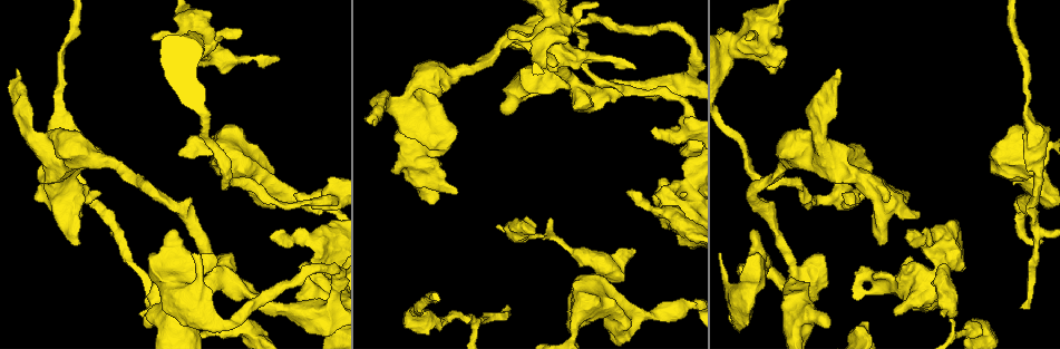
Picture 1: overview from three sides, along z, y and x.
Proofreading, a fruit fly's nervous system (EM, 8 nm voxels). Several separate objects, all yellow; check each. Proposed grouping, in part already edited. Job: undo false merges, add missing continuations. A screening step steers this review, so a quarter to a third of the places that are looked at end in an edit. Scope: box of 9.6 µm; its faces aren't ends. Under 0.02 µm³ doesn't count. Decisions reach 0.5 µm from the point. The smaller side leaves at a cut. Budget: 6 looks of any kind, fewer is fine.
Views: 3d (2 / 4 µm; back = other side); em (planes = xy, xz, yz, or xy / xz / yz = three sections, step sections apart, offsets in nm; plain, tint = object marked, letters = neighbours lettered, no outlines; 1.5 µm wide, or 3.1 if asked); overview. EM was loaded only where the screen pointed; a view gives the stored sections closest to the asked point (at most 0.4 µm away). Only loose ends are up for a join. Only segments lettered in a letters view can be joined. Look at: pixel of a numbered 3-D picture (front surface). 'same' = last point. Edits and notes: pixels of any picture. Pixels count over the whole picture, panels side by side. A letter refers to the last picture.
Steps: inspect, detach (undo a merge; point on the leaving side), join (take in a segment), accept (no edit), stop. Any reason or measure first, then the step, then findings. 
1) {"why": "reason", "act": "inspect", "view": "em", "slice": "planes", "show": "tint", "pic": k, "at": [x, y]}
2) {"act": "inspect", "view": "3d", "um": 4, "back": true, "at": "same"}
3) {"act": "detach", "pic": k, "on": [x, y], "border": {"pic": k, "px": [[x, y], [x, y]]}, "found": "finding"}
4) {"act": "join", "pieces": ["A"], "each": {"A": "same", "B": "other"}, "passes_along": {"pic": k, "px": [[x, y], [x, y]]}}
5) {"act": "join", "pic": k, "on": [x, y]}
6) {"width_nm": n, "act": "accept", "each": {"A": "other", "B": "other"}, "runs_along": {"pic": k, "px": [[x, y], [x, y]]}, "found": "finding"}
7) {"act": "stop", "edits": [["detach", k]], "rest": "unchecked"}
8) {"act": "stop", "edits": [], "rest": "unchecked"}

{"why": "an open end", "act": "inspect", "view": "em", "slice": "yz", "step": 8, "show": "letters", "pic": 1, "at": [152, 36]}

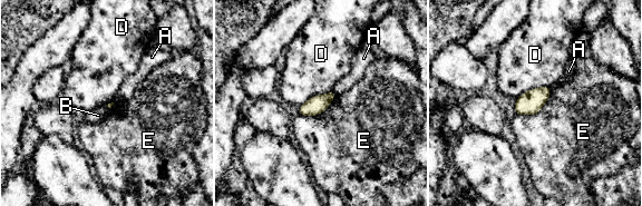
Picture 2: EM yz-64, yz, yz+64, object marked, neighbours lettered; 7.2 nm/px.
{"longest_contact_nm": ["E", 320], "act": "accept", "each": {"A": "other", "B": "other", "D": "other", "E": "other"}, "border": {"pic": 2, "px": [[550, 87], [534, 87], [515, 99]]}, "found": "no lettered segment goes on from it"}

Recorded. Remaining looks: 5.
{"why": "an open end", "act": "inspect", "view": "em", "slice": "xz", "step": 4, "show": "letters", "pic": 1, "at": [940, 314]}

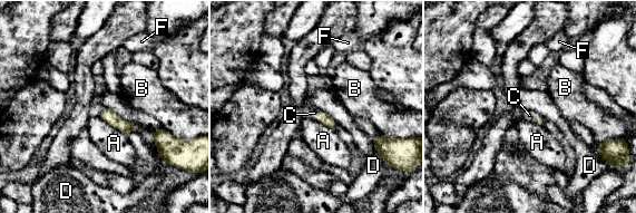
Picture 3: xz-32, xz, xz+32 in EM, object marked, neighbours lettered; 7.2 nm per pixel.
{"why": "another direction", "act": "inspect", "view": "em", "slice": "planes", "show": "letters", "at": "same"}

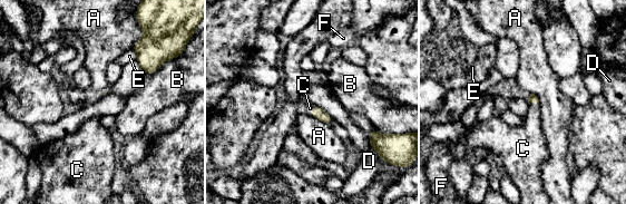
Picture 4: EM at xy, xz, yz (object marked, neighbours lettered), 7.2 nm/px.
{"act": "join", "pieces": ["C"], "each": {"A": "other", "B": "other", "C": "same", "D": "other", "E": "other", "F": "other"}, "passes_along": {"pic": 4, "px": [[532, 98], [534, 103], [528, 136]]}, "found": "it goes on there"}

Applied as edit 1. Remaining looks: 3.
{"why": "see it whole again", "act": "inspect", "view": "overview"}

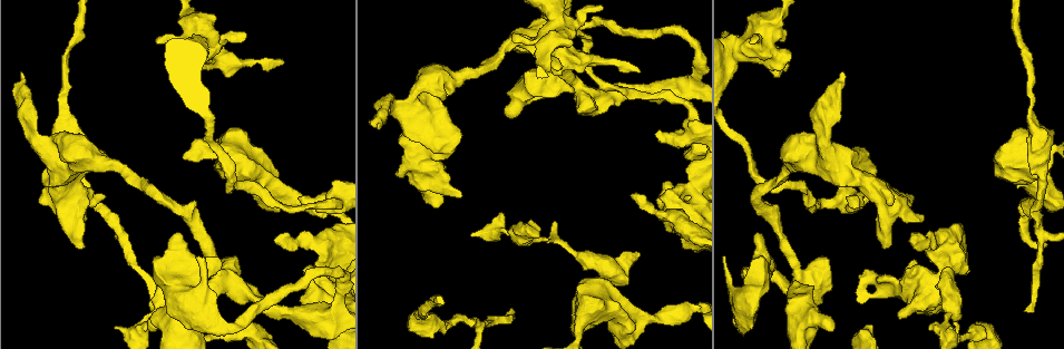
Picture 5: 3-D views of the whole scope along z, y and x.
{"why": "branch stops here", "act": "inspect", "view": "em", "slice": "planes", "show": "tint", "pic": 5, "at": [514, 311]}

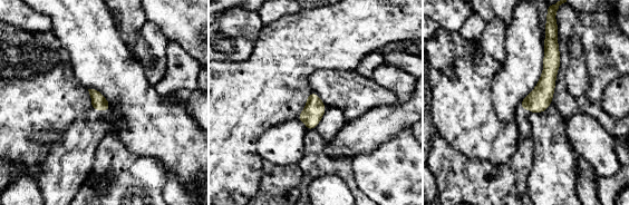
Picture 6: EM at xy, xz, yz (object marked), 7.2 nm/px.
{"why": "what lies round it", "act": "inspect", "view": "em", "slice": "planes", "show": "letters", "at": "same"}

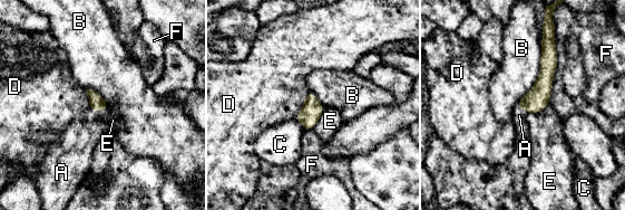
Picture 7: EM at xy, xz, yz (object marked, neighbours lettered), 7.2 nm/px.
{"act": "join", "pieces": ["A"], "each": {"A": "same", "B": "other", "C": "other", "D": "other", "E": "other", "F": "other"}, "passes_along": {"pic": 7, "px": [[97, 103], [98, 110], [80, 137]]}, "found": "it goes on there"}

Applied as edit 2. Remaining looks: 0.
{"act": "stop", "edits": [["join", 4], ["join", 7]], "rest": "unchecked"}

